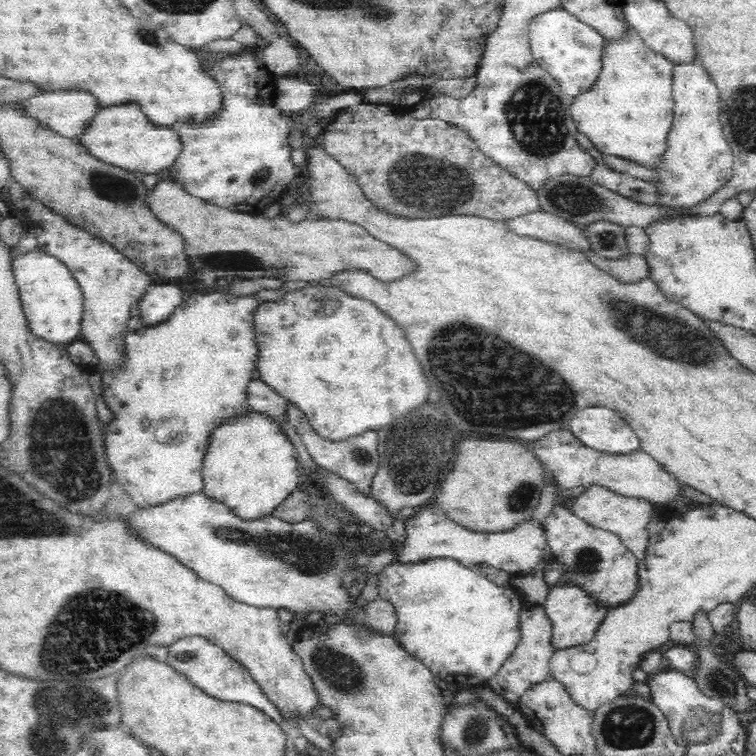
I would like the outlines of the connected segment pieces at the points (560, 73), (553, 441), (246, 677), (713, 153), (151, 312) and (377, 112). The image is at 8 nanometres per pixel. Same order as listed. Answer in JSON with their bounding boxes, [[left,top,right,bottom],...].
[[529,7,607,98],[534,430,684,506],[167,637,288,727],[655,60,733,208],[138,284,185,327],[319,102,540,221]]

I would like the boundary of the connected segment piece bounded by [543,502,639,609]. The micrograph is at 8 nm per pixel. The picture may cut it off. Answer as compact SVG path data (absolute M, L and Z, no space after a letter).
M567 502L556 505L543 522L546 538L555 560L566 567L565 575L576 586L583 586L591 596L610 609L620 607L634 596L639 587L639 562L620 537L613 532L587 526L574 514Z

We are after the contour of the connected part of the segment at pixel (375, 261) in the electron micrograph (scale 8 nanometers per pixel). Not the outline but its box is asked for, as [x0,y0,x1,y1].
[146,172,414,282]

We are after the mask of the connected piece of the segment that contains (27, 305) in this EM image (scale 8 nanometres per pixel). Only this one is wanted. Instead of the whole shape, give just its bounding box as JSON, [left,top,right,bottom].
[12,248,84,345]

